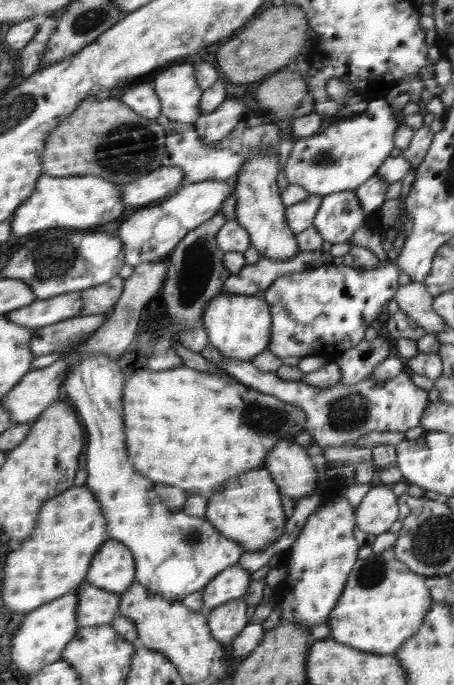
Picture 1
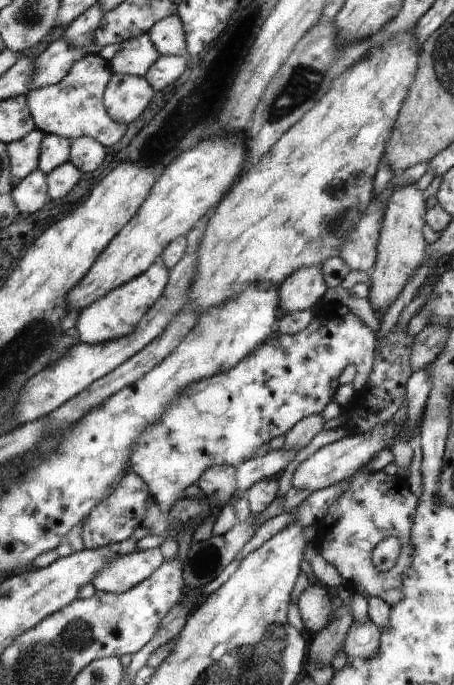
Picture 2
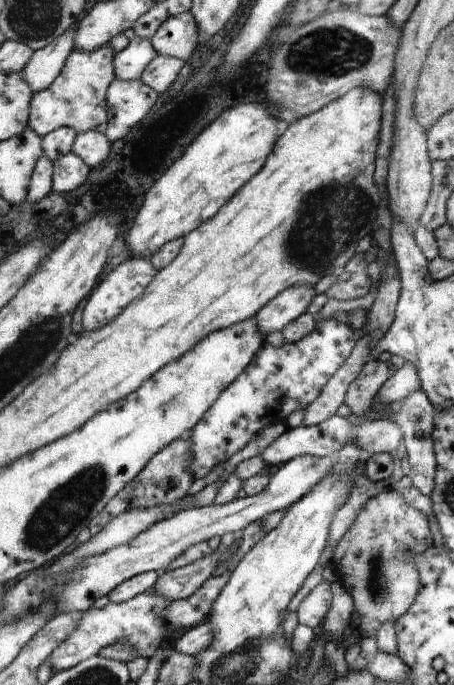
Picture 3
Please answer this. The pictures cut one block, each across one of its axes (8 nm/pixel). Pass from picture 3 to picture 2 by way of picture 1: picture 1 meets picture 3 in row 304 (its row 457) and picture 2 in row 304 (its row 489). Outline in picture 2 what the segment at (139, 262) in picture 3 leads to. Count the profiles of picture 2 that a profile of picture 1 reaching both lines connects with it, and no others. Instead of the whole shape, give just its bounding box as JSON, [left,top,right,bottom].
[75,258,170,344]

